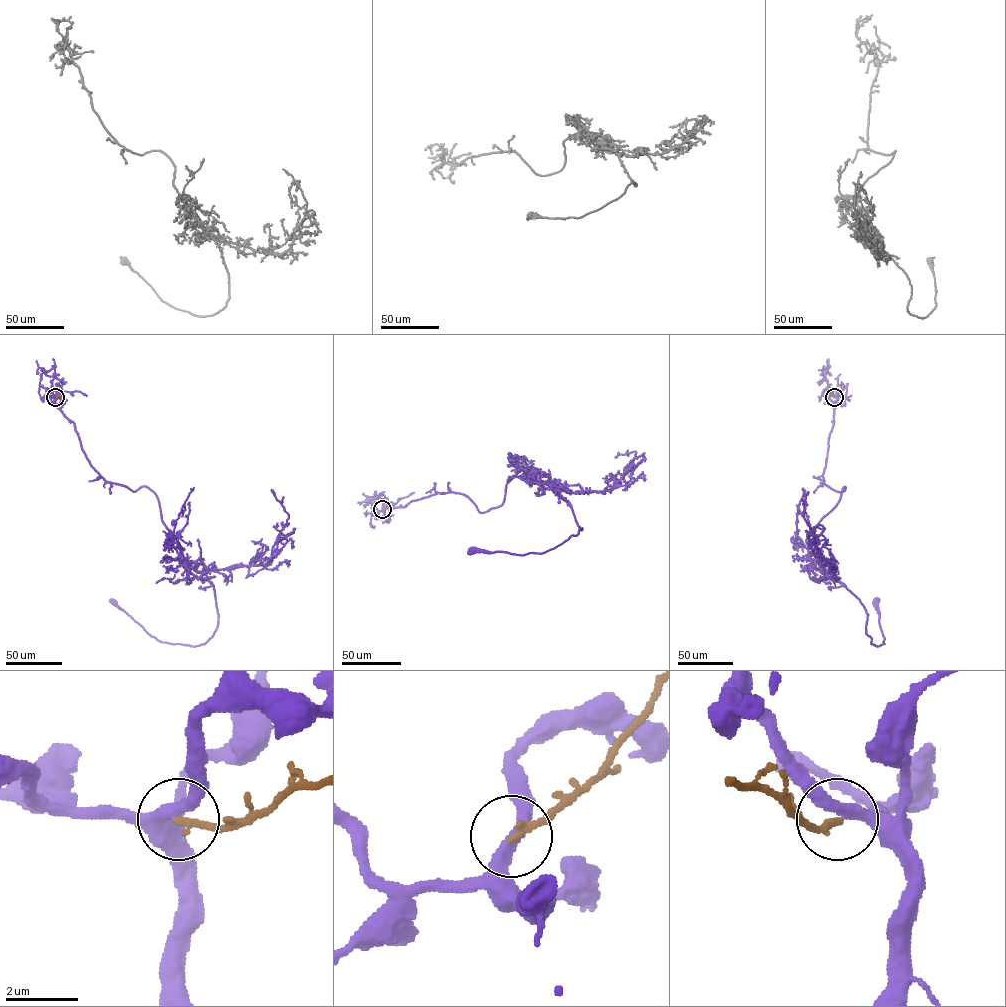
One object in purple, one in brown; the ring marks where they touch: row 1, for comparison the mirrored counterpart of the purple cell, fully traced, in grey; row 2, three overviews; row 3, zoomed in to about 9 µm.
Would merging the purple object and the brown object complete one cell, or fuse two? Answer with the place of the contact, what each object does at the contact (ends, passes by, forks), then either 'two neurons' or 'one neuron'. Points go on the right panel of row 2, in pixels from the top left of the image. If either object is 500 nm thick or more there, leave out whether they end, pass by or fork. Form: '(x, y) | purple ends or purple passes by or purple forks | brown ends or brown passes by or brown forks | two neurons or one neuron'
(834, 397) | purple passes by | brown ends | two neurons

